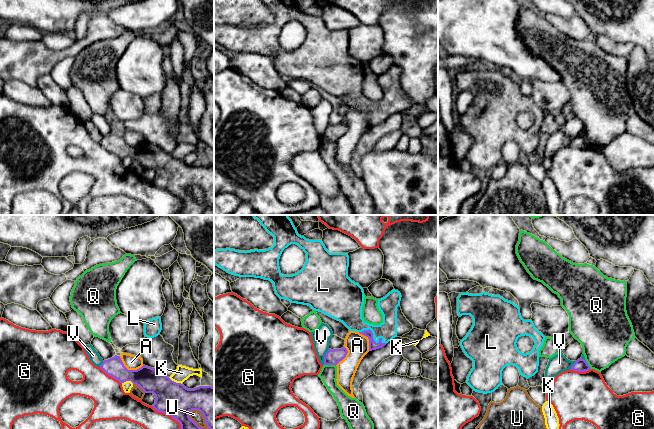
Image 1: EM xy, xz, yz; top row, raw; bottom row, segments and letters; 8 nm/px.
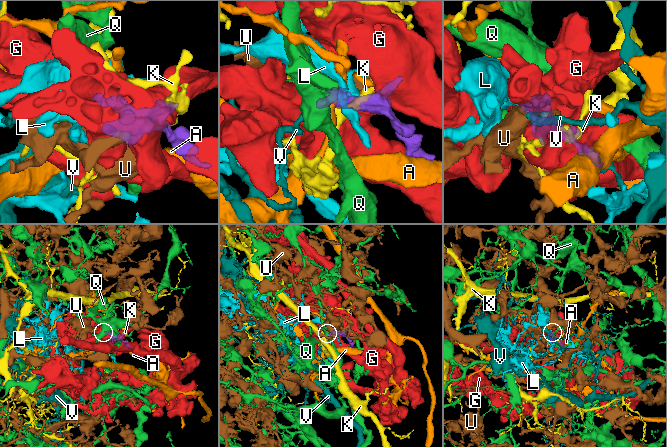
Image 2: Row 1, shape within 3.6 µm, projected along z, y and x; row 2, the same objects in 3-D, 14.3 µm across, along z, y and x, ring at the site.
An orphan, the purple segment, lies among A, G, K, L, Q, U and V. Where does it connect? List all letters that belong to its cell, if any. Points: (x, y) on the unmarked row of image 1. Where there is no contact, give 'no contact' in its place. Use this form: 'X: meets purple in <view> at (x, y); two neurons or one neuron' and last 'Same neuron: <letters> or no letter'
A: meets purple in xy at (129, 146); two neurons
G: meets purple in xy at (173, 194); two neurons
K: meets purple in xy at (175, 158); two neurons
L: meets purple in xz at (372, 112); one neuron
Q: meets purple in xz at (330, 140); two neurons
U: meets purple in xy at (197, 201); two neurons
V: meets purple in xz at (325, 132); two neurons
Same neuron: L

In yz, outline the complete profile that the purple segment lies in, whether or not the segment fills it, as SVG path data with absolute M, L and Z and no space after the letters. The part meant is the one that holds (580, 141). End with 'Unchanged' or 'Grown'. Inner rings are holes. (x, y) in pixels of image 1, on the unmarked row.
M580 134L572 141L571 146L585 148L590 146L590 142L586 138L586 136Z. Unchanged

